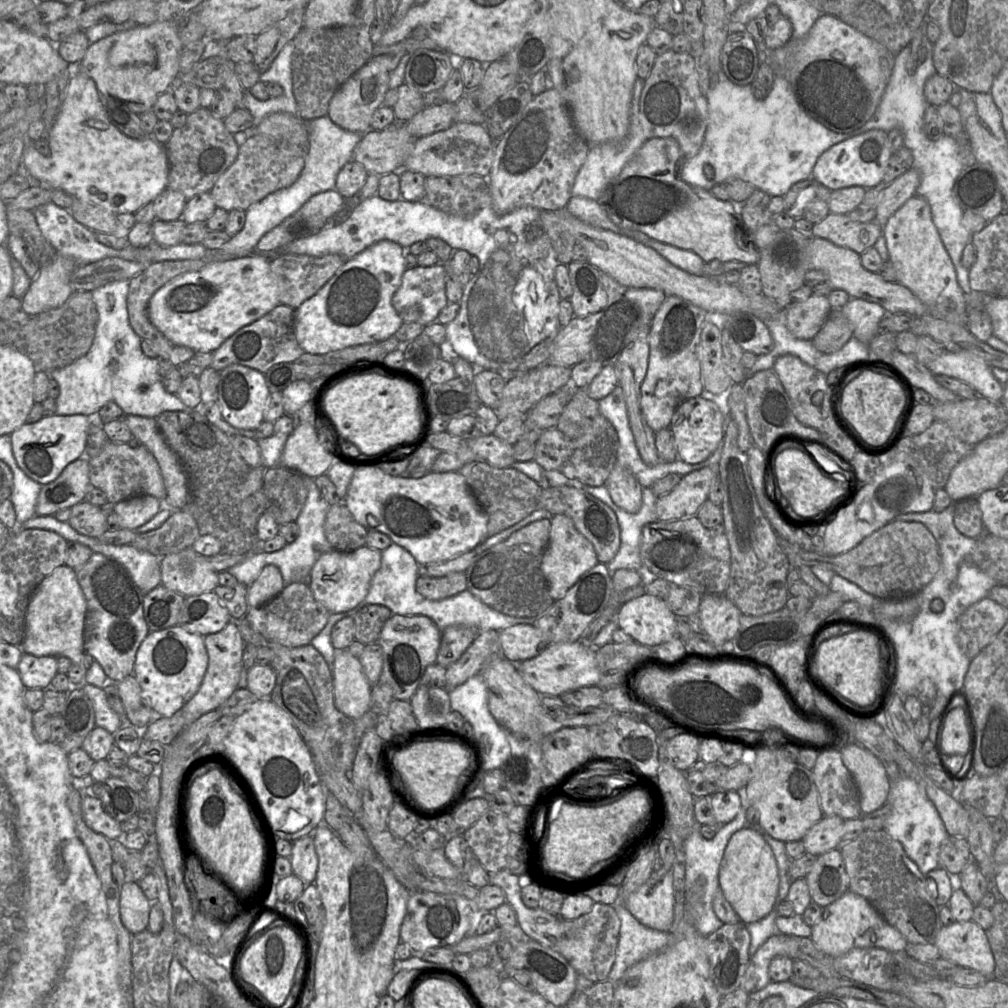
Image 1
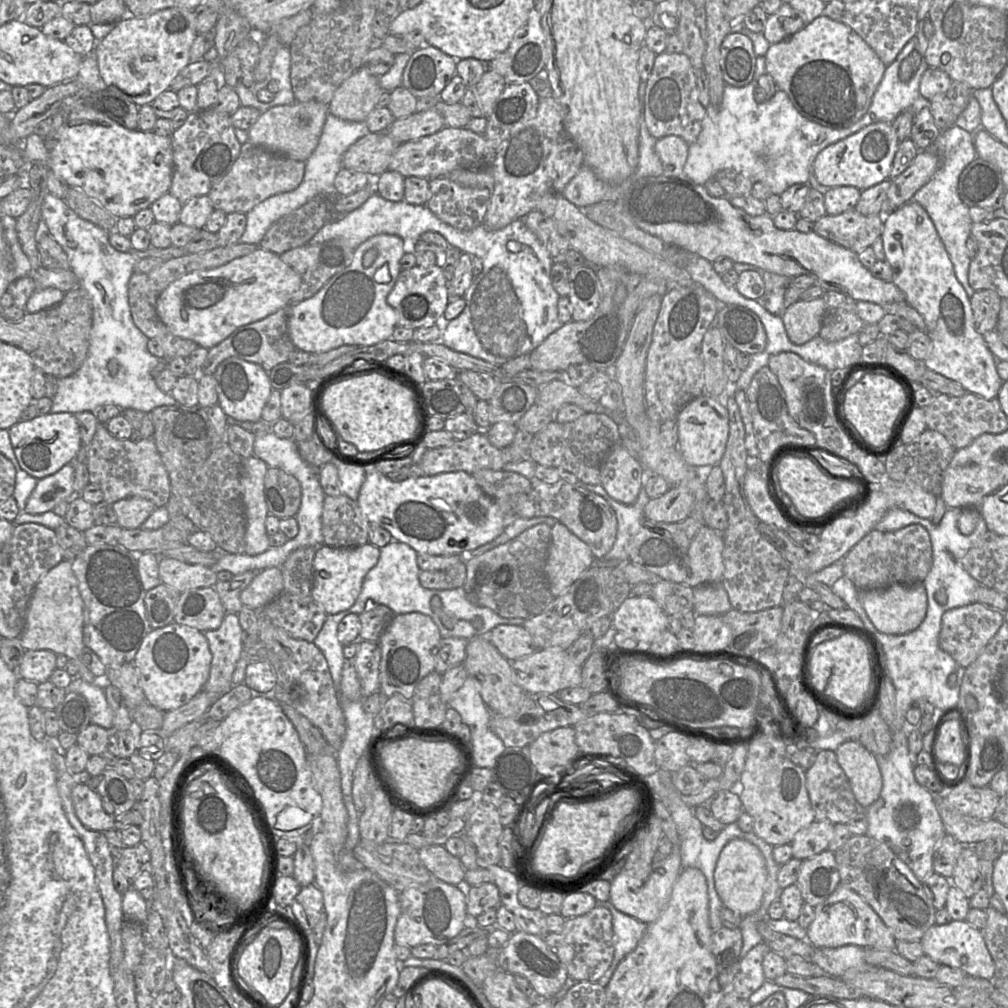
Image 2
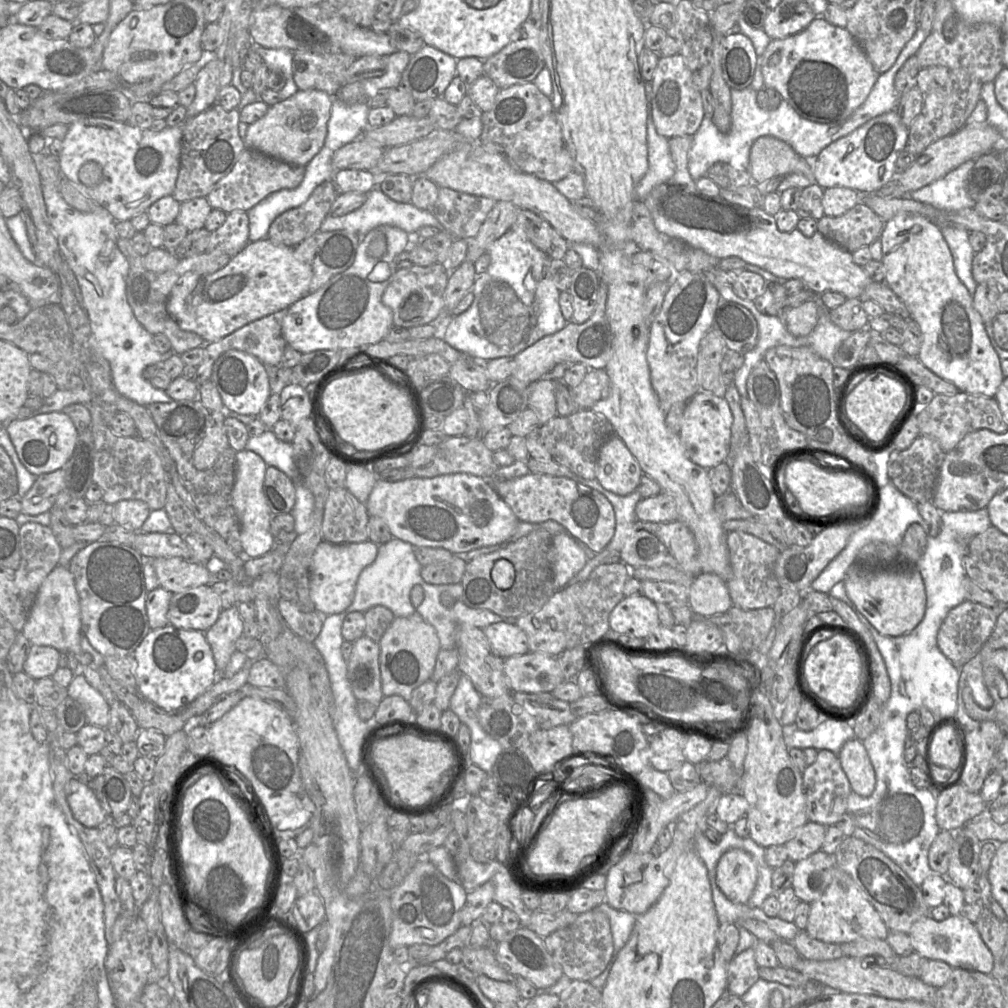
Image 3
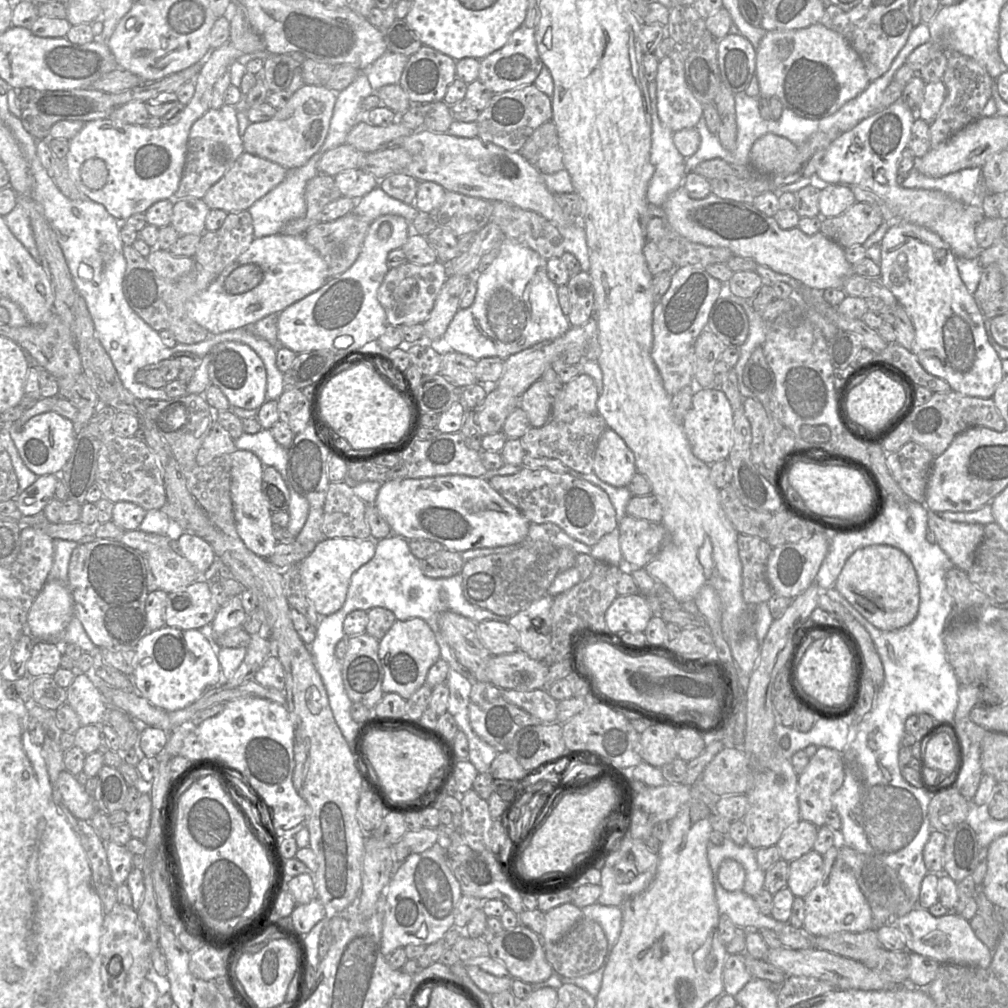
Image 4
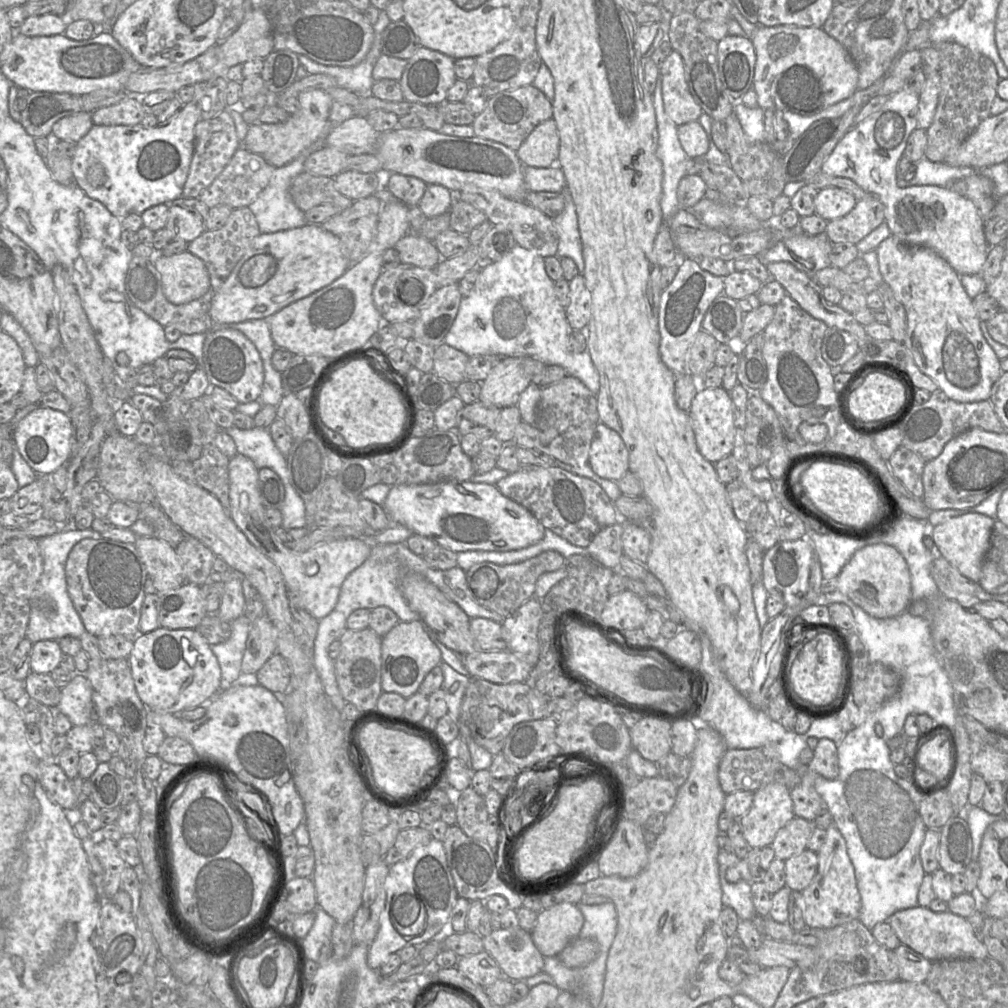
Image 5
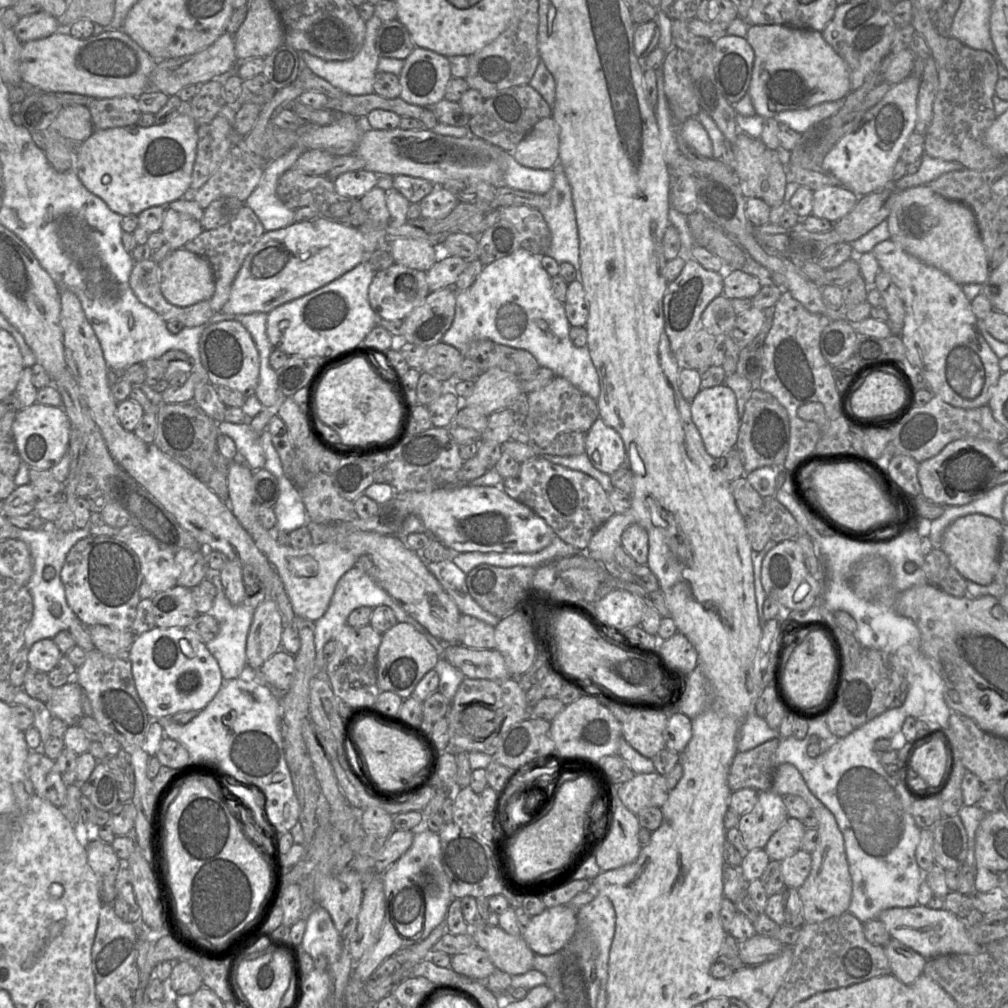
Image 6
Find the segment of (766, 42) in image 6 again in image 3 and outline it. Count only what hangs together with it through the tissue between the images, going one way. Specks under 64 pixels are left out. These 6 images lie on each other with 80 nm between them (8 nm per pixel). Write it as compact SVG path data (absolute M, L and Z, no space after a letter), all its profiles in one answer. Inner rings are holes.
M817 16L805 29L784 39L771 40L758 58L764 87L778 91L803 118L824 124L839 124L848 119L866 100L878 74L858 42L845 28Z

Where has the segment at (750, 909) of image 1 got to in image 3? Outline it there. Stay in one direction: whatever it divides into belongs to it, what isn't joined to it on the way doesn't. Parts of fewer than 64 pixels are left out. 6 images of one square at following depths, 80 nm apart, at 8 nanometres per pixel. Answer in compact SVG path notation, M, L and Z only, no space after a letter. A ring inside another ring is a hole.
M733 848L719 859L716 883L732 902L747 904L758 878L757 866L748 852Z

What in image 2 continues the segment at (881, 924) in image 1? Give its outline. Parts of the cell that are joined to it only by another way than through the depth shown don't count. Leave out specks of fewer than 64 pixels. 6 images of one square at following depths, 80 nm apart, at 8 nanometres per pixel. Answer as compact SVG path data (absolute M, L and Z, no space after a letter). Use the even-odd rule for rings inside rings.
M839 884L822 903L815 906L815 918L807 928L807 941L815 948L856 945L862 948L894 950L896 939L879 915L855 891Z

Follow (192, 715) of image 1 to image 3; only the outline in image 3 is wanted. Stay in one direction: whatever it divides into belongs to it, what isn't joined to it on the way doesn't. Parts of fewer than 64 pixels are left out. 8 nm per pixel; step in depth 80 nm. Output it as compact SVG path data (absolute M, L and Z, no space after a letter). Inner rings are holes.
M237 605L223 609L205 637L212 649L216 669L219 676L225 670L232 654L236 651L236 641L243 635L244 622L238 612Z

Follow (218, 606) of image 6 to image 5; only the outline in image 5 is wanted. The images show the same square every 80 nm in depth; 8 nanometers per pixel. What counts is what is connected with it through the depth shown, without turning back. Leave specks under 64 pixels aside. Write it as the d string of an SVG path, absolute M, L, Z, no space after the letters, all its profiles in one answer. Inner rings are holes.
M241 615L230 622L231 635L223 643L211 645L216 656L224 685L231 685L240 676L242 659L246 649L251 622L245 615Z

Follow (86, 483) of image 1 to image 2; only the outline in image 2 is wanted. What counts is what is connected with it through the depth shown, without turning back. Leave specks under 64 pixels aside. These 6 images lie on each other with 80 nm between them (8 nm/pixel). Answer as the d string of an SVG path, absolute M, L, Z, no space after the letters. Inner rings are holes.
M64 465L56 473L39 479L25 506L26 513L42 514L52 511L64 500L71 500L74 494L74 469Z

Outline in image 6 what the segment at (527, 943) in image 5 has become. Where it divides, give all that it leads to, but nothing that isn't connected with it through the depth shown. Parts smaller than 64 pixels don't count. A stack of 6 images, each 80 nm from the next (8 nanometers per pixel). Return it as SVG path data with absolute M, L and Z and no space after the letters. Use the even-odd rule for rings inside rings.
M474 925L470 931L478 947L487 952L496 969L511 976L533 968L534 952L522 935L514 936L498 926Z

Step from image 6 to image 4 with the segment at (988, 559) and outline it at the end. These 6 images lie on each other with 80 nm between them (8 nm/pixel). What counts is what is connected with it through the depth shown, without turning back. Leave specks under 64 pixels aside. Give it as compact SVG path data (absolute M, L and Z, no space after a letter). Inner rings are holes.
M930 510L927 516L928 529L935 534L937 544L955 567L968 572L983 539L985 525L952 522Z

